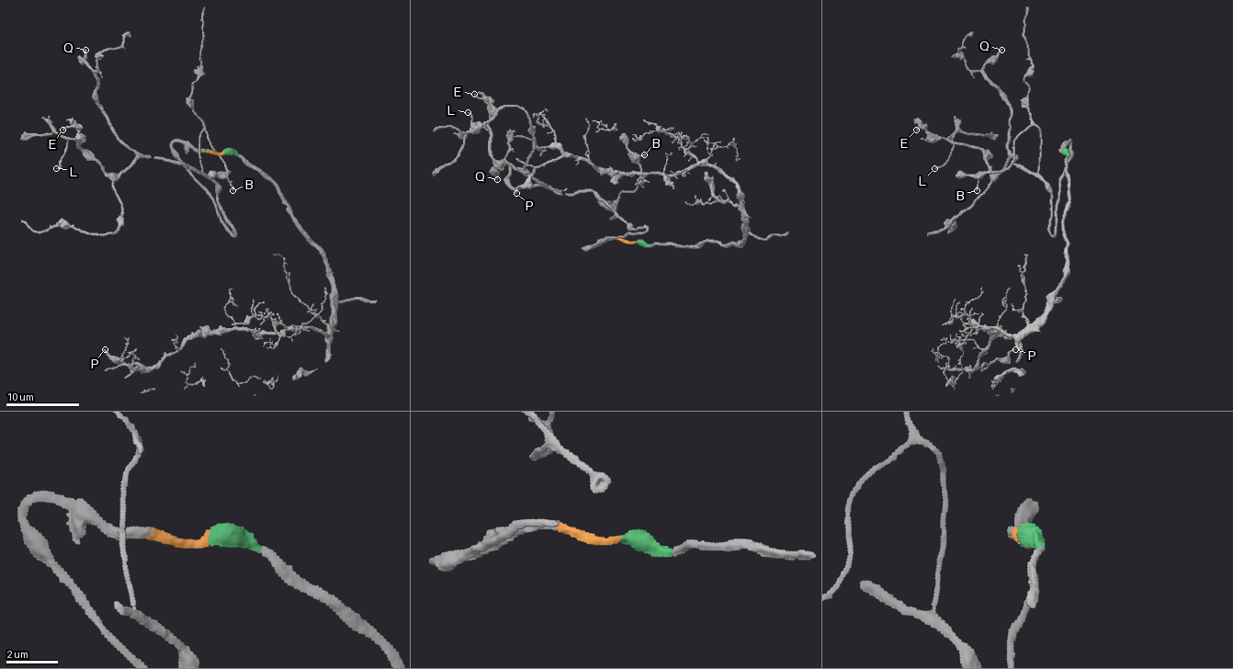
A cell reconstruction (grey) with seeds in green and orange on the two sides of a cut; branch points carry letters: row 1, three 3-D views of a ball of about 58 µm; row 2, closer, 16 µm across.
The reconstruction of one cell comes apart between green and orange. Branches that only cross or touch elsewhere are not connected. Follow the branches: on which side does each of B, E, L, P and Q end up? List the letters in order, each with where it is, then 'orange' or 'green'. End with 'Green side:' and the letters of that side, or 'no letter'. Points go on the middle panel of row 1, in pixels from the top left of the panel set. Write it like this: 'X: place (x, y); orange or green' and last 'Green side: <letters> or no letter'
B: place (644, 154); orange
E: place (474, 94); orange
L: place (468, 112); orange
P: place (516, 193); green
Q: place (497, 179); orange
Green side: P

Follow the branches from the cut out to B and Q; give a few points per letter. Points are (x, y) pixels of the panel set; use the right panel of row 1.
B: (1064, 152), (1069, 141), (1053, 234), (1036, 127), (1016, 138), (1009, 164), (983, 174), (977, 190)
Q: (1064, 152), (1069, 141), (1051, 234), (1047, 187), (1012, 161), (1007, 149), (1011, 107), (983, 72), (1001, 50)

